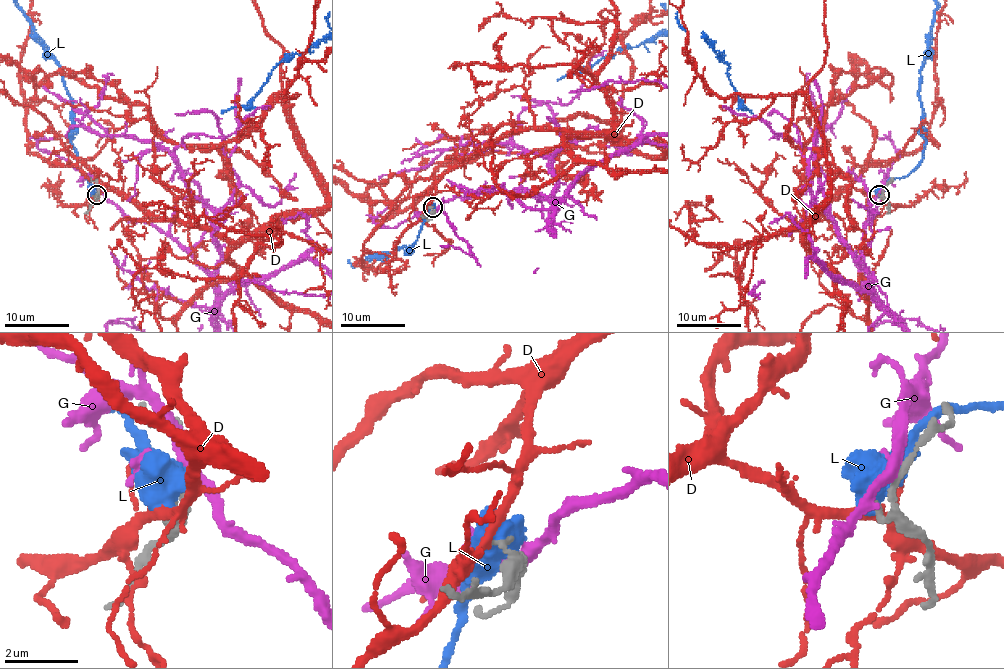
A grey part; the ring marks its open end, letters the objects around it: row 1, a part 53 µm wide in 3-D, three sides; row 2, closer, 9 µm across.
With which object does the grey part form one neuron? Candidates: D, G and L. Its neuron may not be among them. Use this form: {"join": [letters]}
{"join": []}

